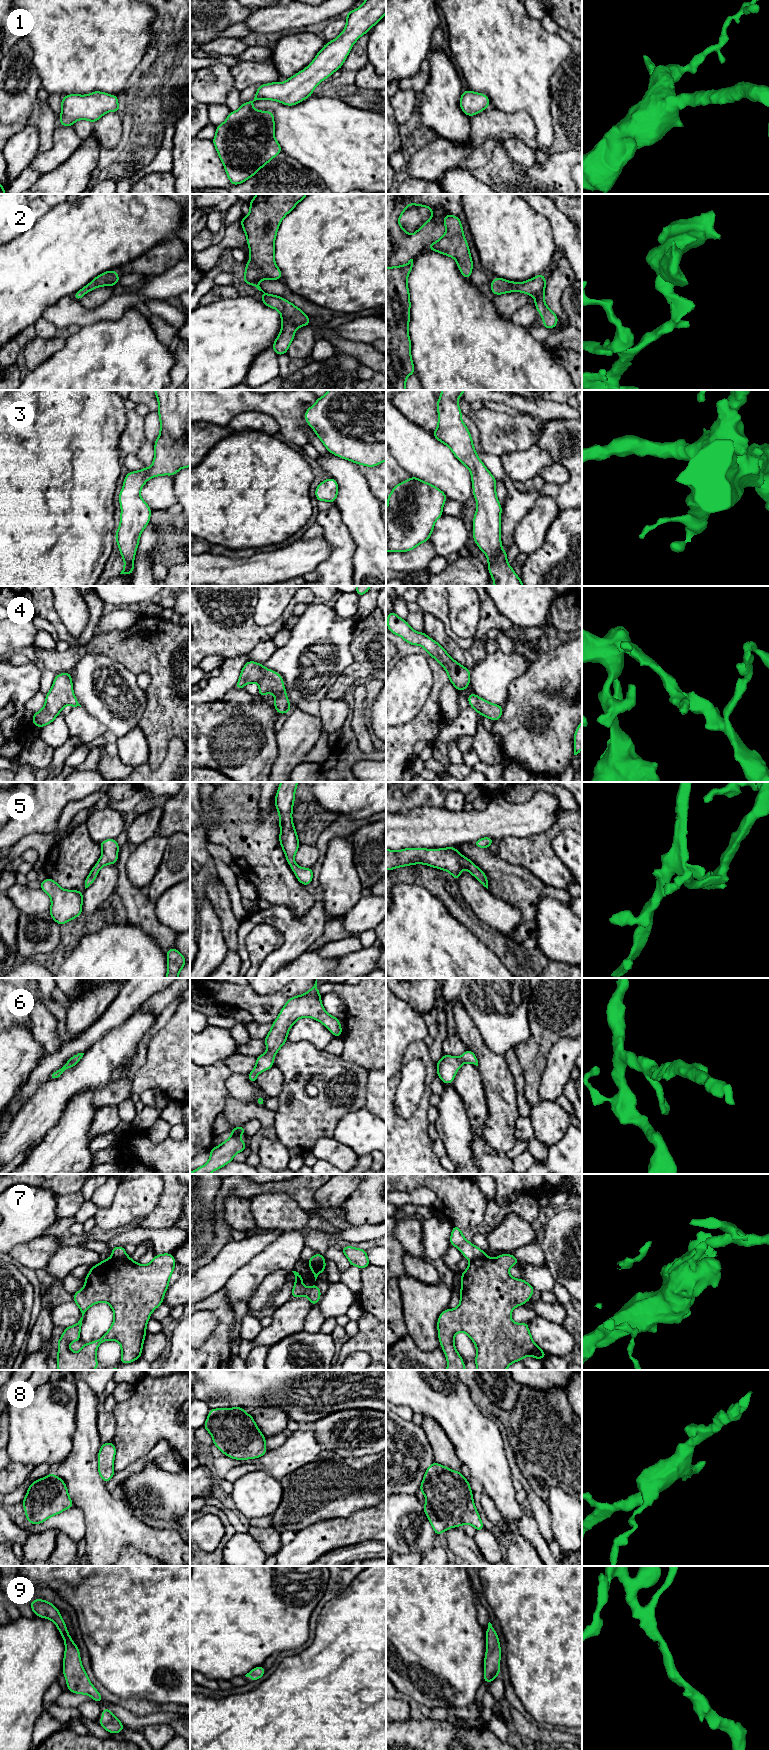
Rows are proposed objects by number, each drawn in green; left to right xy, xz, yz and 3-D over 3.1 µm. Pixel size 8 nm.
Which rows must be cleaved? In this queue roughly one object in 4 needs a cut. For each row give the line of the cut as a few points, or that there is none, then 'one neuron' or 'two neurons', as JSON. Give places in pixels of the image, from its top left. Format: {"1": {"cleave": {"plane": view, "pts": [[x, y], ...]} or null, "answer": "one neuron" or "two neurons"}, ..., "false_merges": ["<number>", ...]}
{"1": {"cleave": null, "answer": "one neuron"}, "2": {"cleave": null, "answer": "one neuron"}, "3": {"cleave": null, "answer": "one neuron"}, "4": {"cleave": null, "answer": "one neuron"}, "5": {"cleave": null, "answer": "one neuron"}, "6": {"cleave": null, "answer": "one neuron"}, "7": {"cleave": {"plane": "xz", "pts": [[325, 1262], [321, 1266], [309, 1265]]}, "answer": "two neurons"}, "8": {"cleave": null, "answer": "one neuron"}, "9": {"cleave": null, "answer": "one neuron"}, "false_merges": ["7"]}

